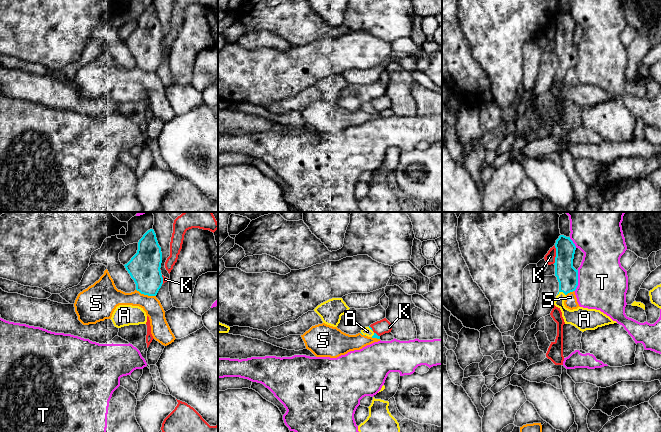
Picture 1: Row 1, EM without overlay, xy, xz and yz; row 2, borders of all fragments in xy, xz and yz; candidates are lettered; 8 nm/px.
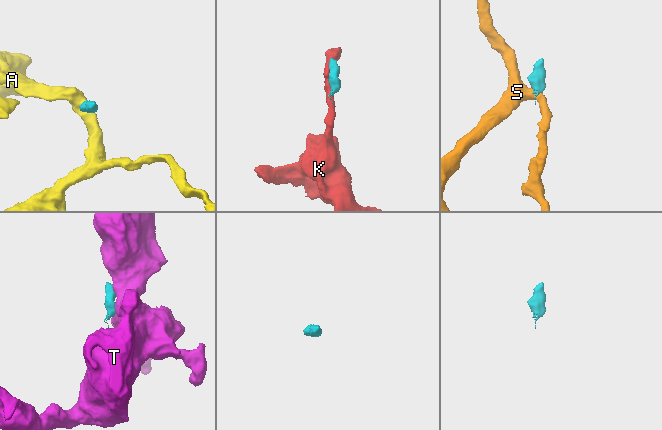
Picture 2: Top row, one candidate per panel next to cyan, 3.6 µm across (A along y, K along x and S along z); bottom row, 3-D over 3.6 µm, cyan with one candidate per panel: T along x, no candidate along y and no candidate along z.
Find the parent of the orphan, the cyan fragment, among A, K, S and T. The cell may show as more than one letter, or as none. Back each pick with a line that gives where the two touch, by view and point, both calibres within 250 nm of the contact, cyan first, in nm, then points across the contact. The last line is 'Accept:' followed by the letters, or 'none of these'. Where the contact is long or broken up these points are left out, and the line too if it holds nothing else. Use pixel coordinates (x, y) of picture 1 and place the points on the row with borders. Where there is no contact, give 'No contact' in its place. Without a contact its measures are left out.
A: Touches cyan at yz (561, 291). Thickness 170 nm (cyan) against 150 nm. Path across: yz (567, 276), (567, 284), (561, 291), (561, 306), (578, 317)
Accept: A

